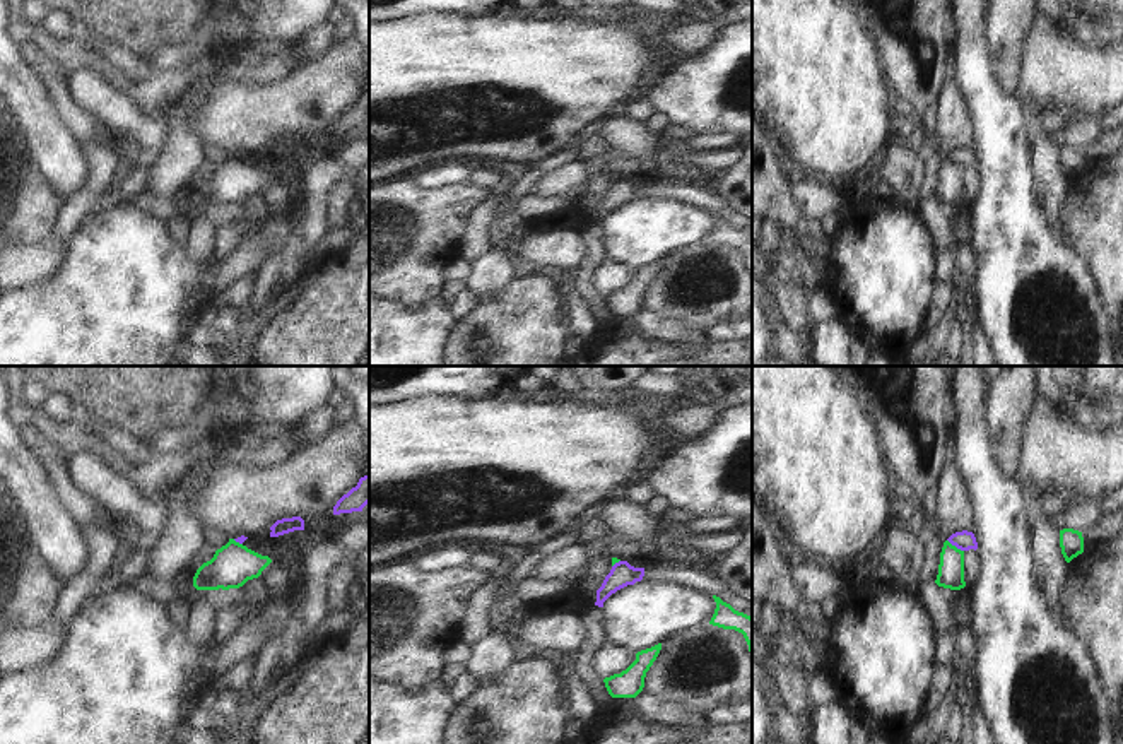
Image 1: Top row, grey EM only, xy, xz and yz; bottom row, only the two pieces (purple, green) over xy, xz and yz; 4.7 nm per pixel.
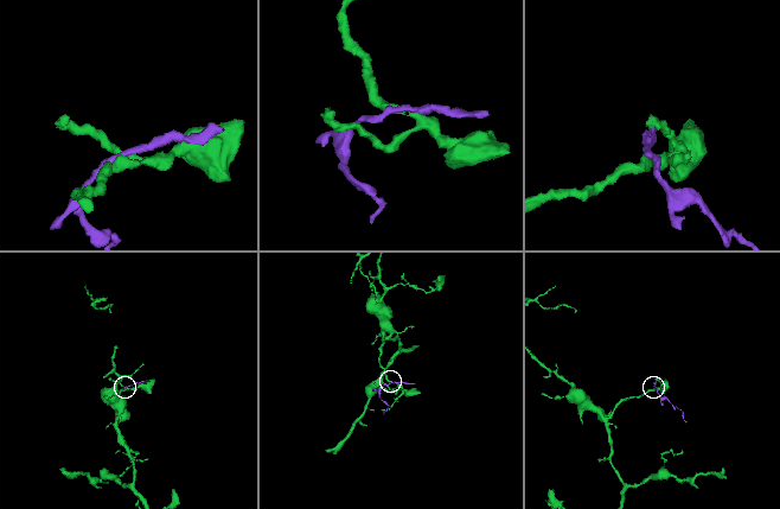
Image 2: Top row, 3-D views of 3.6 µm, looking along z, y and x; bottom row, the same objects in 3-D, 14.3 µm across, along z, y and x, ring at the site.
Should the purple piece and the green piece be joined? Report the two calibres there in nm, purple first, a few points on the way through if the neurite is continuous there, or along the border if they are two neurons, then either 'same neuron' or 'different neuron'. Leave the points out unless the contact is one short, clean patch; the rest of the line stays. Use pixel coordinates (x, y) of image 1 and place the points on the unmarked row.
90/130 nm | along yz (947, 156), (963, 168) | different neuron

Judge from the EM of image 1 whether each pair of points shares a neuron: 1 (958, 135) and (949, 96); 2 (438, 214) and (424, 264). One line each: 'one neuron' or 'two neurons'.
1: one neuron
2: one neuron

